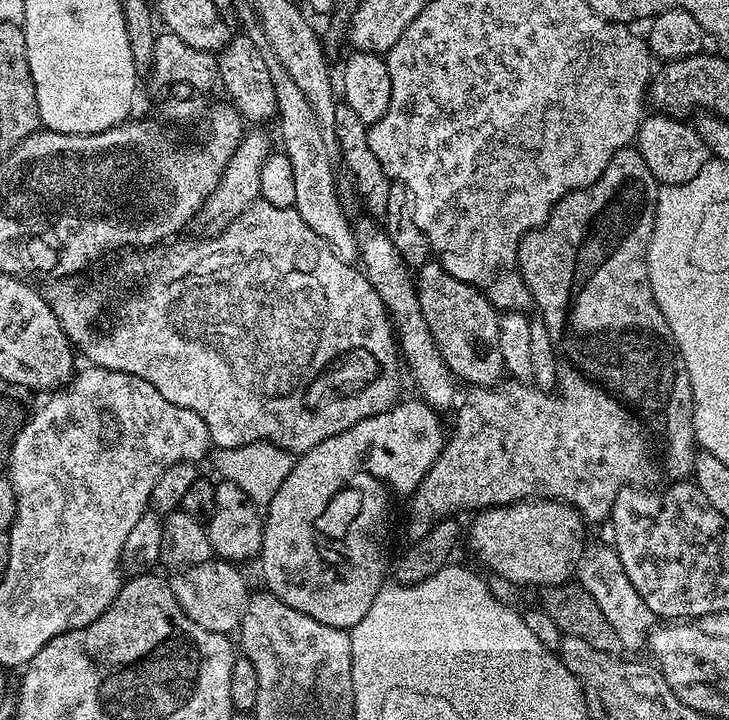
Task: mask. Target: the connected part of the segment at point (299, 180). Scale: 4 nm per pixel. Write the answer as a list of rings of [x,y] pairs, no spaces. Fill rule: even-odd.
[[[272,68],[272,81],[276,95],[275,119],[280,120],[279,147],[290,162],[290,170],[294,174],[294,207],[298,214],[302,214],[302,222],[306,222],[306,226],[310,226],[310,230],[322,237],[342,259],[355,261],[358,256],[356,234],[350,220],[348,224],[344,210],[336,198],[336,176],[332,173],[333,157],[322,142],[318,118],[314,118],[314,110],[310,110],[306,94],[298,90],[294,78],[290,78],[290,74],[286,74],[283,68]]]

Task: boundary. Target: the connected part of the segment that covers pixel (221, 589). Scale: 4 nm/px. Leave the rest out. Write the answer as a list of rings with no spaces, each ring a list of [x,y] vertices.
[[[213,558],[193,568],[177,571],[173,575],[176,577],[171,577],[172,593],[174,598],[178,598],[178,606],[182,606],[184,613],[194,622],[198,622],[202,630],[232,634],[239,629],[250,589],[236,568],[239,567],[235,563]]]

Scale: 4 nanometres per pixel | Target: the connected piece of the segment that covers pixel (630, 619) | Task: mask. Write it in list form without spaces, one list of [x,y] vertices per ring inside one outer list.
[[[585,547],[583,556],[576,566],[575,579],[598,602],[598,610],[606,614],[606,622],[614,630],[618,630],[620,643],[625,649],[641,648],[646,644],[646,637],[652,629],[657,627],[658,617],[642,602],[642,594],[634,590],[634,582],[630,582],[630,577],[626,575],[626,569],[622,566],[622,558],[618,558],[615,547],[592,548]]]

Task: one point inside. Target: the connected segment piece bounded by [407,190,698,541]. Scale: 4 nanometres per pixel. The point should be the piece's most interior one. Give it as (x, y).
(623, 417)

